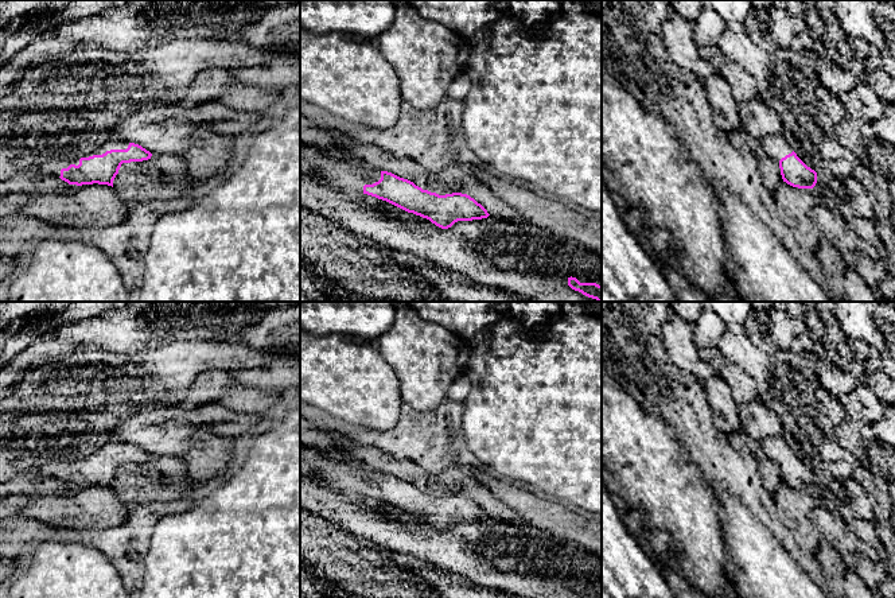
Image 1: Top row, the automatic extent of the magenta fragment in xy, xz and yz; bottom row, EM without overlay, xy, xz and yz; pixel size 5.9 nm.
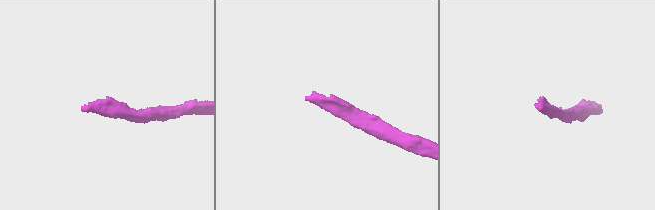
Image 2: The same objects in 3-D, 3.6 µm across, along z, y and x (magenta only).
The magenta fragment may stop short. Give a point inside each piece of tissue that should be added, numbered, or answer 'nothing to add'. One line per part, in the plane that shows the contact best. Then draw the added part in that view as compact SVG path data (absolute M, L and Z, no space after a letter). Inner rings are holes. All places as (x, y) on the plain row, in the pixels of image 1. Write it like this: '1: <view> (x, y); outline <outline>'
1: xy (108, 446); outline M108 439L96 453L89 455L86 459L93 458L93 457L102 457L110 451L127 451L128 447L129 447L129 443L127 442L116 442L116 440Z

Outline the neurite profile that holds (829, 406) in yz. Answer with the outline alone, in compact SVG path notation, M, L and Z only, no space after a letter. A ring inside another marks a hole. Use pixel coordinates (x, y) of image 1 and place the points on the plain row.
M821 387L816 391L816 405L834 427L838 427L848 419L848 413L838 397L832 396Z

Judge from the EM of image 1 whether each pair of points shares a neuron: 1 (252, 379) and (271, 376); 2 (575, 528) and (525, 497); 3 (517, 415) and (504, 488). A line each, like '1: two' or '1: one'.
1: one
2: one
3: two

